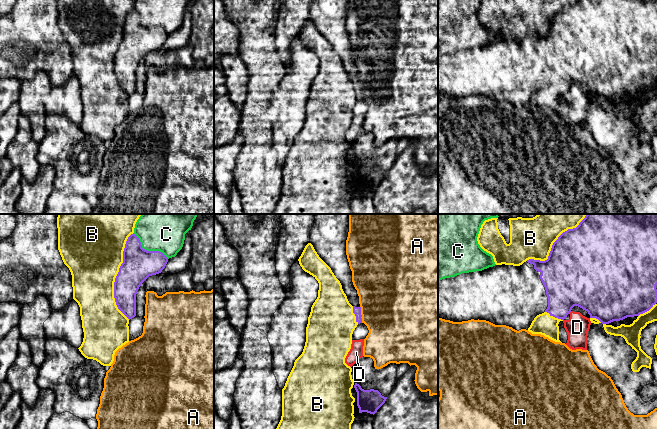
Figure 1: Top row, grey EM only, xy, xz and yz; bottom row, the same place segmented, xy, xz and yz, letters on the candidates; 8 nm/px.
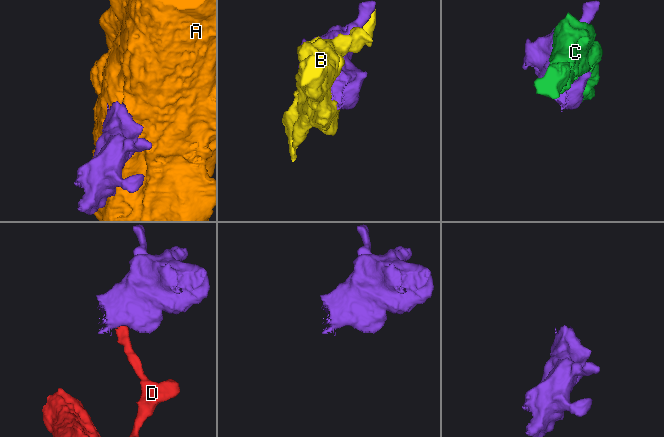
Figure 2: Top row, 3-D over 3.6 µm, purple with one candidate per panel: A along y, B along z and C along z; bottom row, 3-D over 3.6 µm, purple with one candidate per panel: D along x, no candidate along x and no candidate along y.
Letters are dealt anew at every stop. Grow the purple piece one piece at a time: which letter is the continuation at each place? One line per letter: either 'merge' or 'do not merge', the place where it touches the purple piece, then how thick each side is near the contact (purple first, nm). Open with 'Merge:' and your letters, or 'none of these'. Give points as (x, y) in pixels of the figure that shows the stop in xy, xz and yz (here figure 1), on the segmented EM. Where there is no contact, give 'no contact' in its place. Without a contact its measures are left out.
Merge: none of these
A: do not merge | xz (360, 314) | 60/480 nm
B: do not merge | xy (116, 276) | 260/460 nm
C: do not merge | xy (148, 251) | 260/380 nm
D: do not merge | yz (570, 311) | 420/190 nm

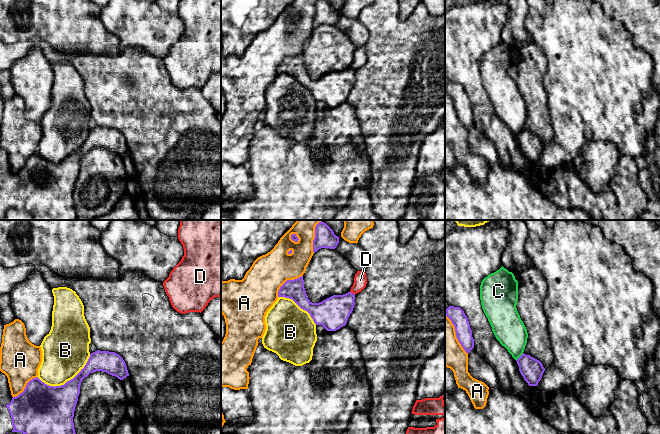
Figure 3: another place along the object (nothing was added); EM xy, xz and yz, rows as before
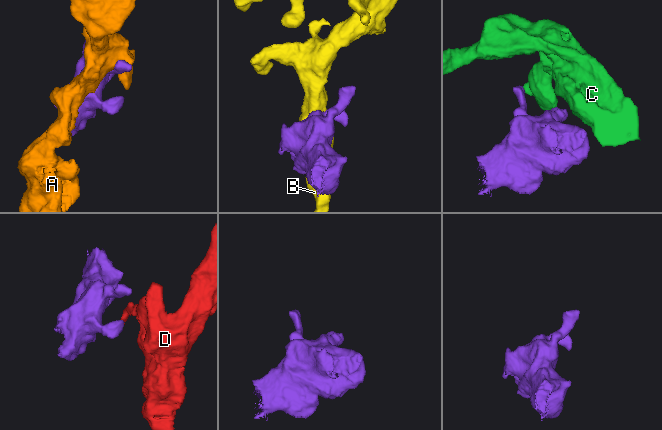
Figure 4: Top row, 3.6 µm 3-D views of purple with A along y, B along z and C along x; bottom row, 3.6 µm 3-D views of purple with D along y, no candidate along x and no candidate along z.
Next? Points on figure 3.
Merge: none of these
A: do not merge | xz (286, 281) | 160/320 nm
B: do not merge | xy (67, 381) | 360/380 nm
C: do not merge | yz (519, 357) | 180/260 nm
D: do not merge | xz (352, 293) | 260/110 nm

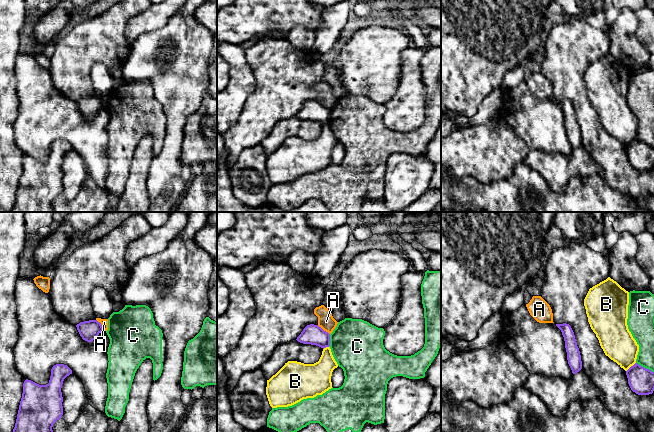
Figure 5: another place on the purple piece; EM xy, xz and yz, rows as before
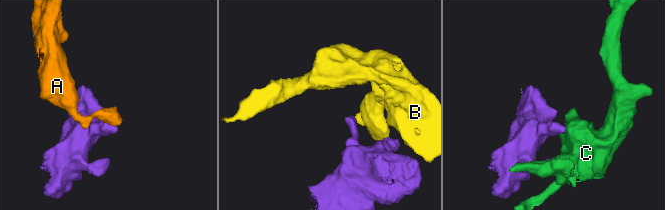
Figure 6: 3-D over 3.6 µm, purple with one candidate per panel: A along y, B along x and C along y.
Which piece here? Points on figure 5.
Merge: none of these
A: do not merge | xy (101, 325) | 160/60 nm
B: do not merge | yz (630, 367) | 200/260 nm
C: do not merge | yz (645, 368) | 200/150 nm

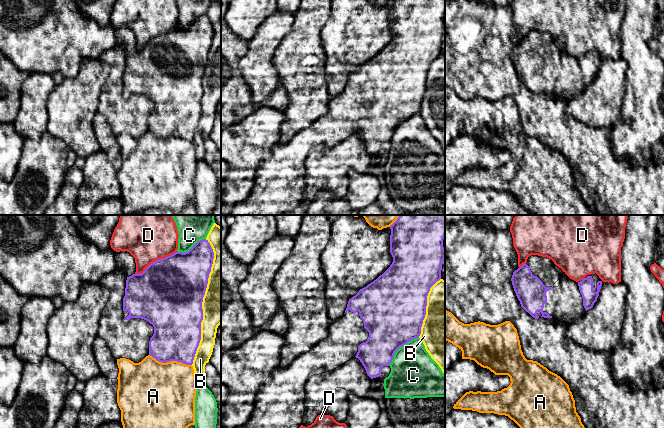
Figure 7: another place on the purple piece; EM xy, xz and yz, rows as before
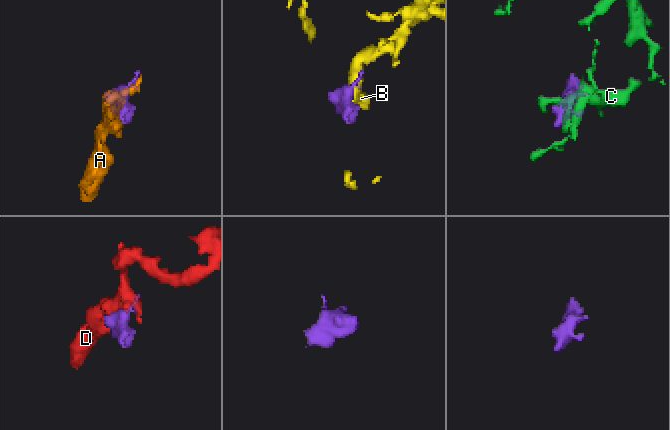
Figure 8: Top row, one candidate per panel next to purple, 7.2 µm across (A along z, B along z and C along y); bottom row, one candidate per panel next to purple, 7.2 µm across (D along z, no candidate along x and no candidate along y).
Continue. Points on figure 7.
Merge: none of these
A: do not merge | xy (170, 360) | 380/460 nm
B: do not merge | xy (202, 301) | 500/300 nm
C: do not merge | xz (400, 346) | 480/380 nm
D: do not merge | xy (156, 260) | 500/460 nm

